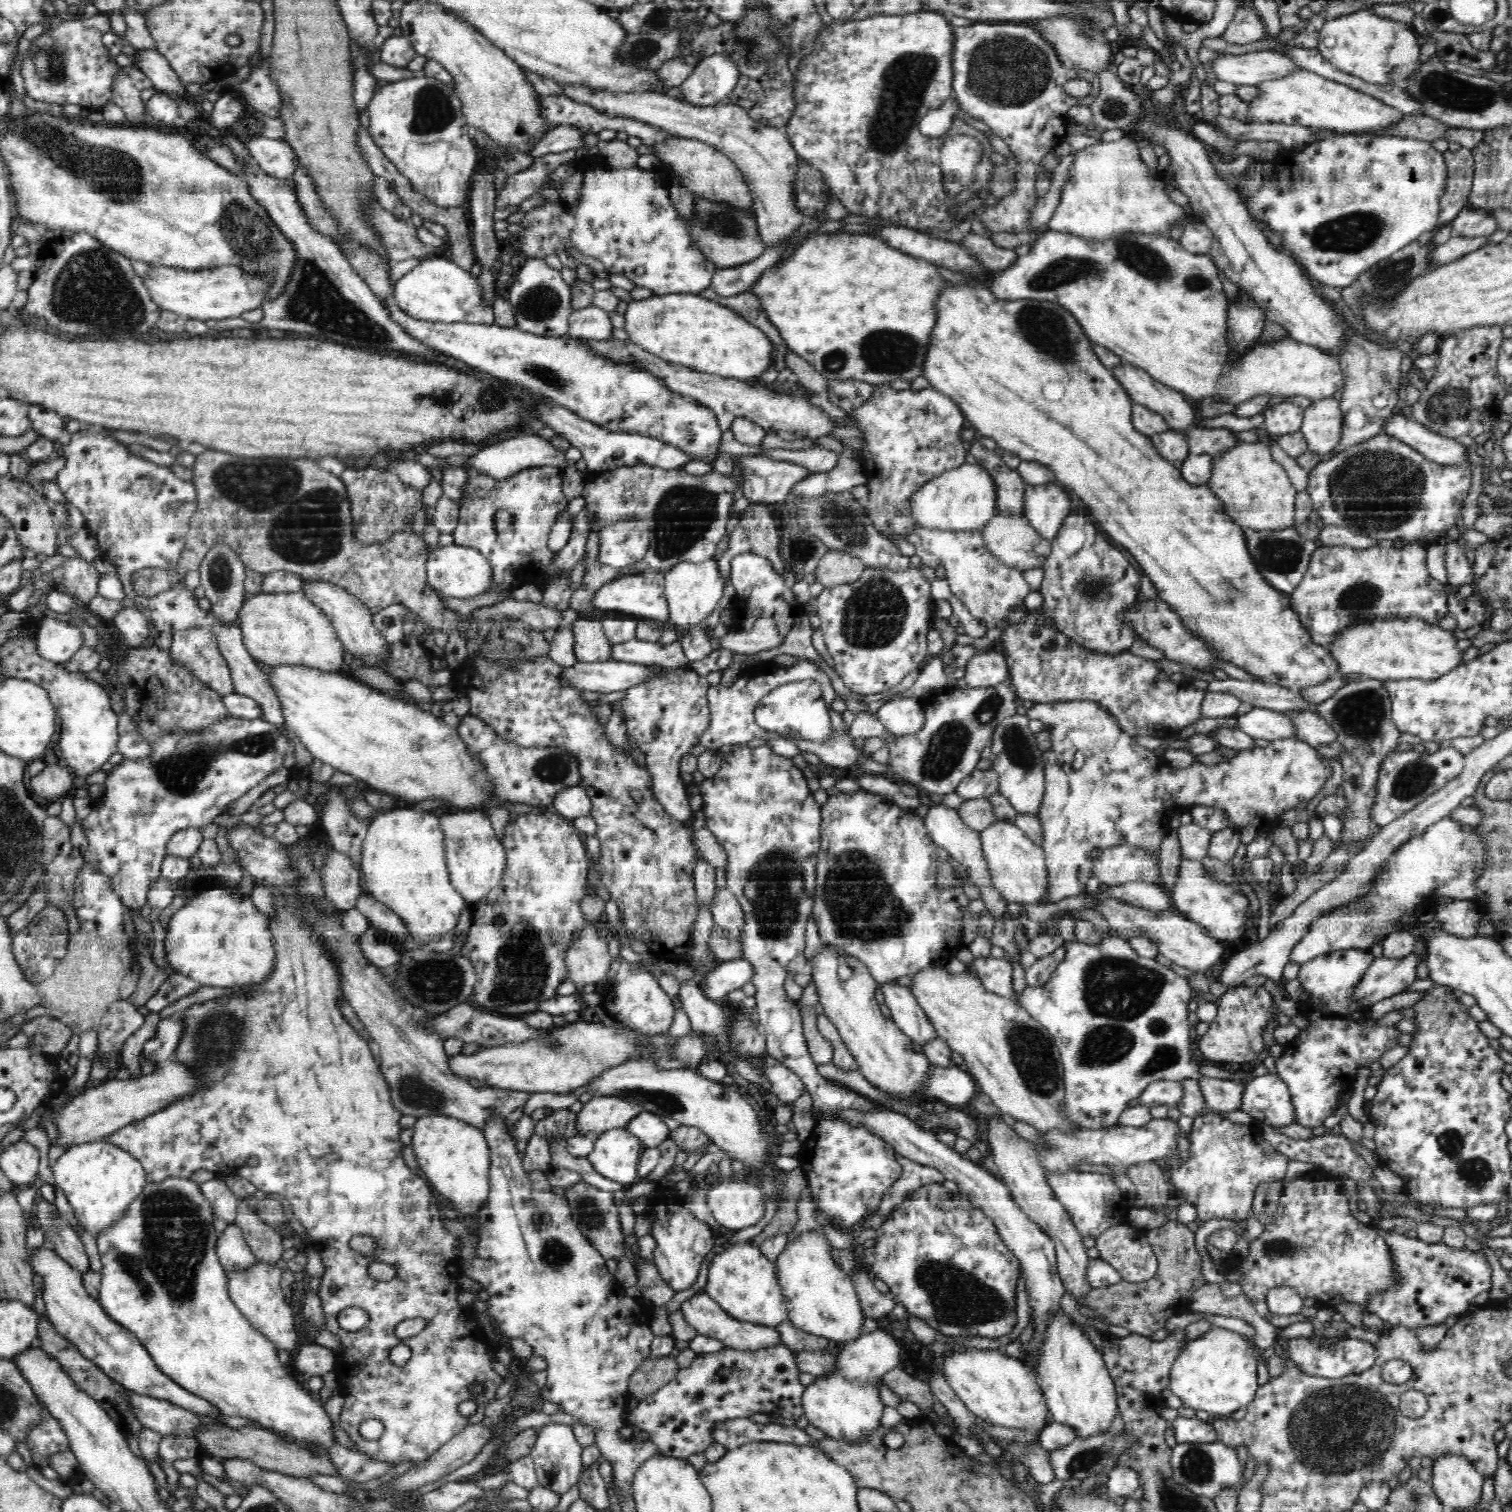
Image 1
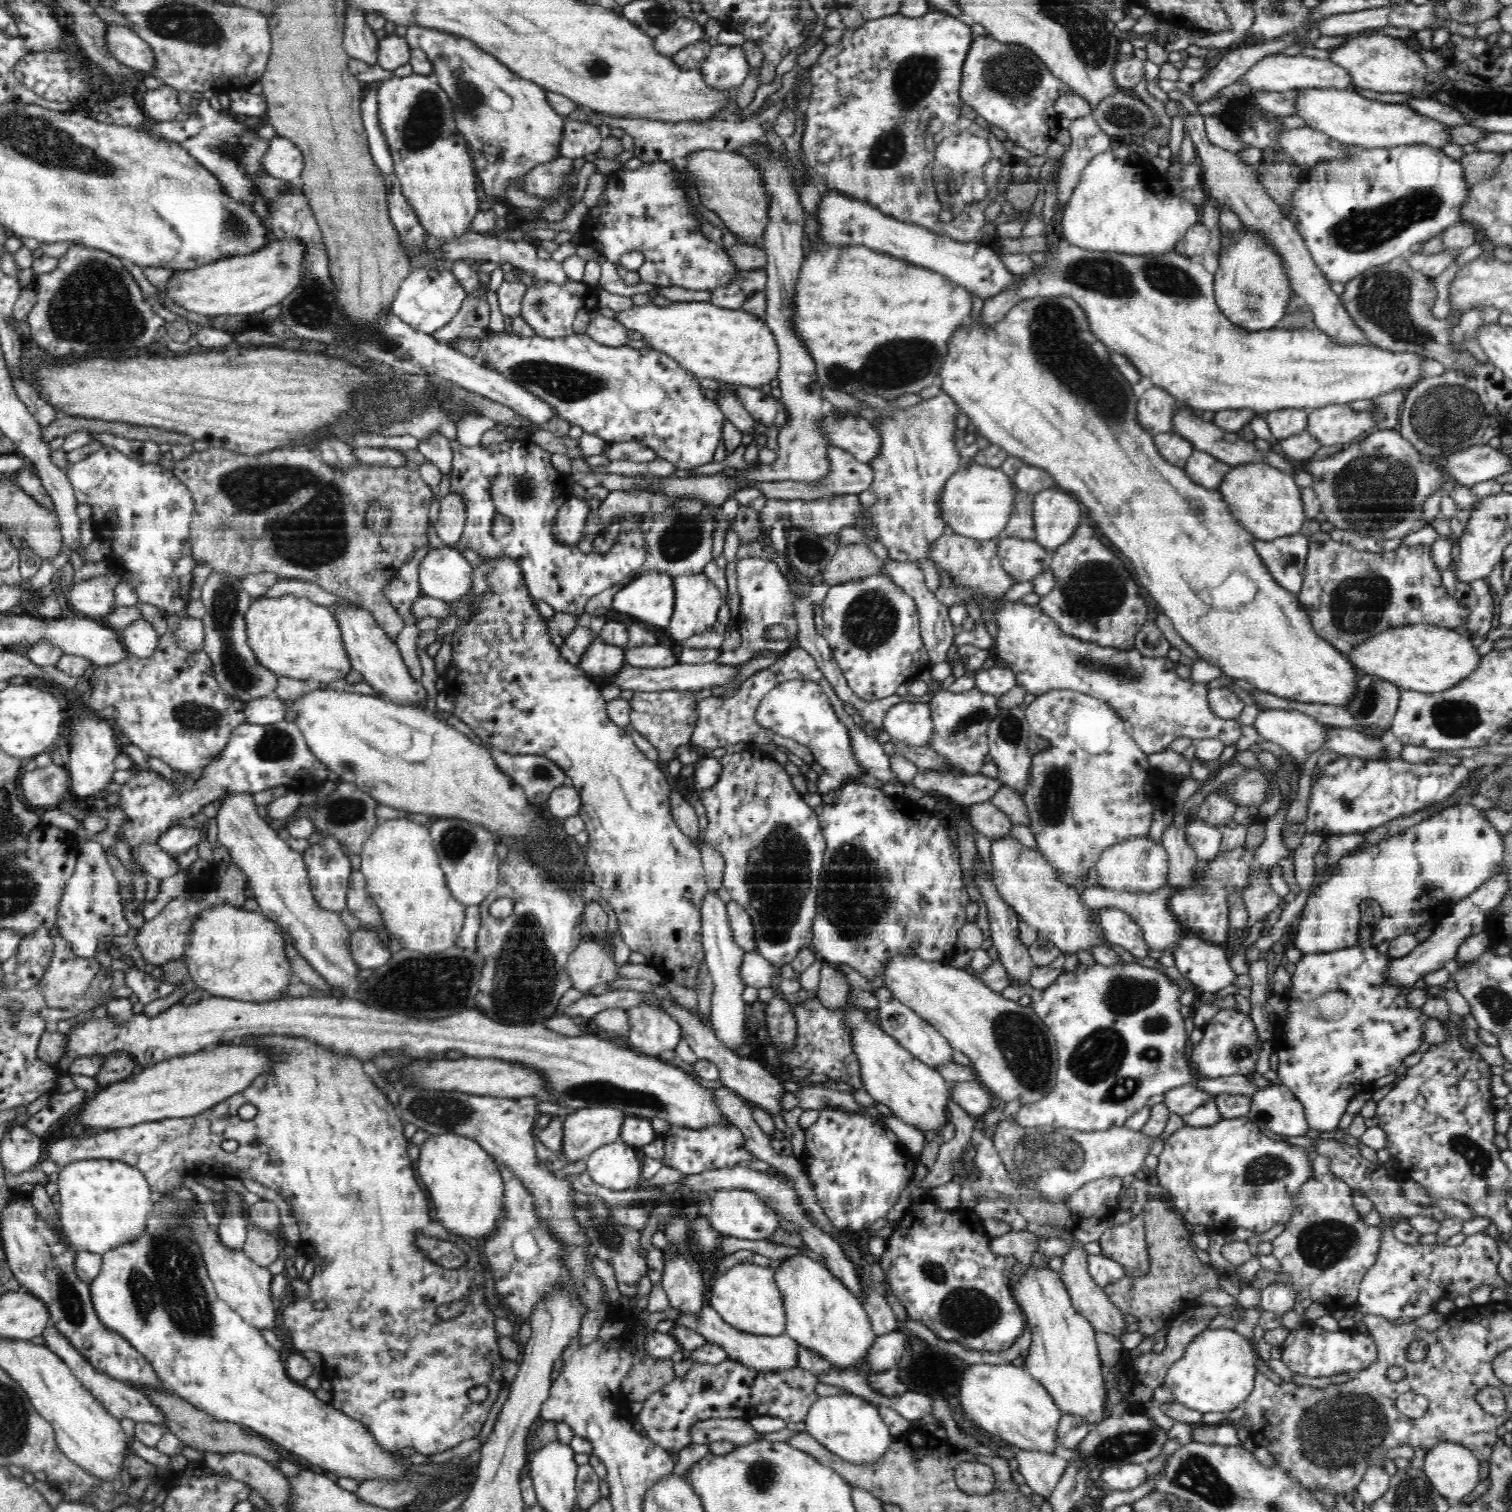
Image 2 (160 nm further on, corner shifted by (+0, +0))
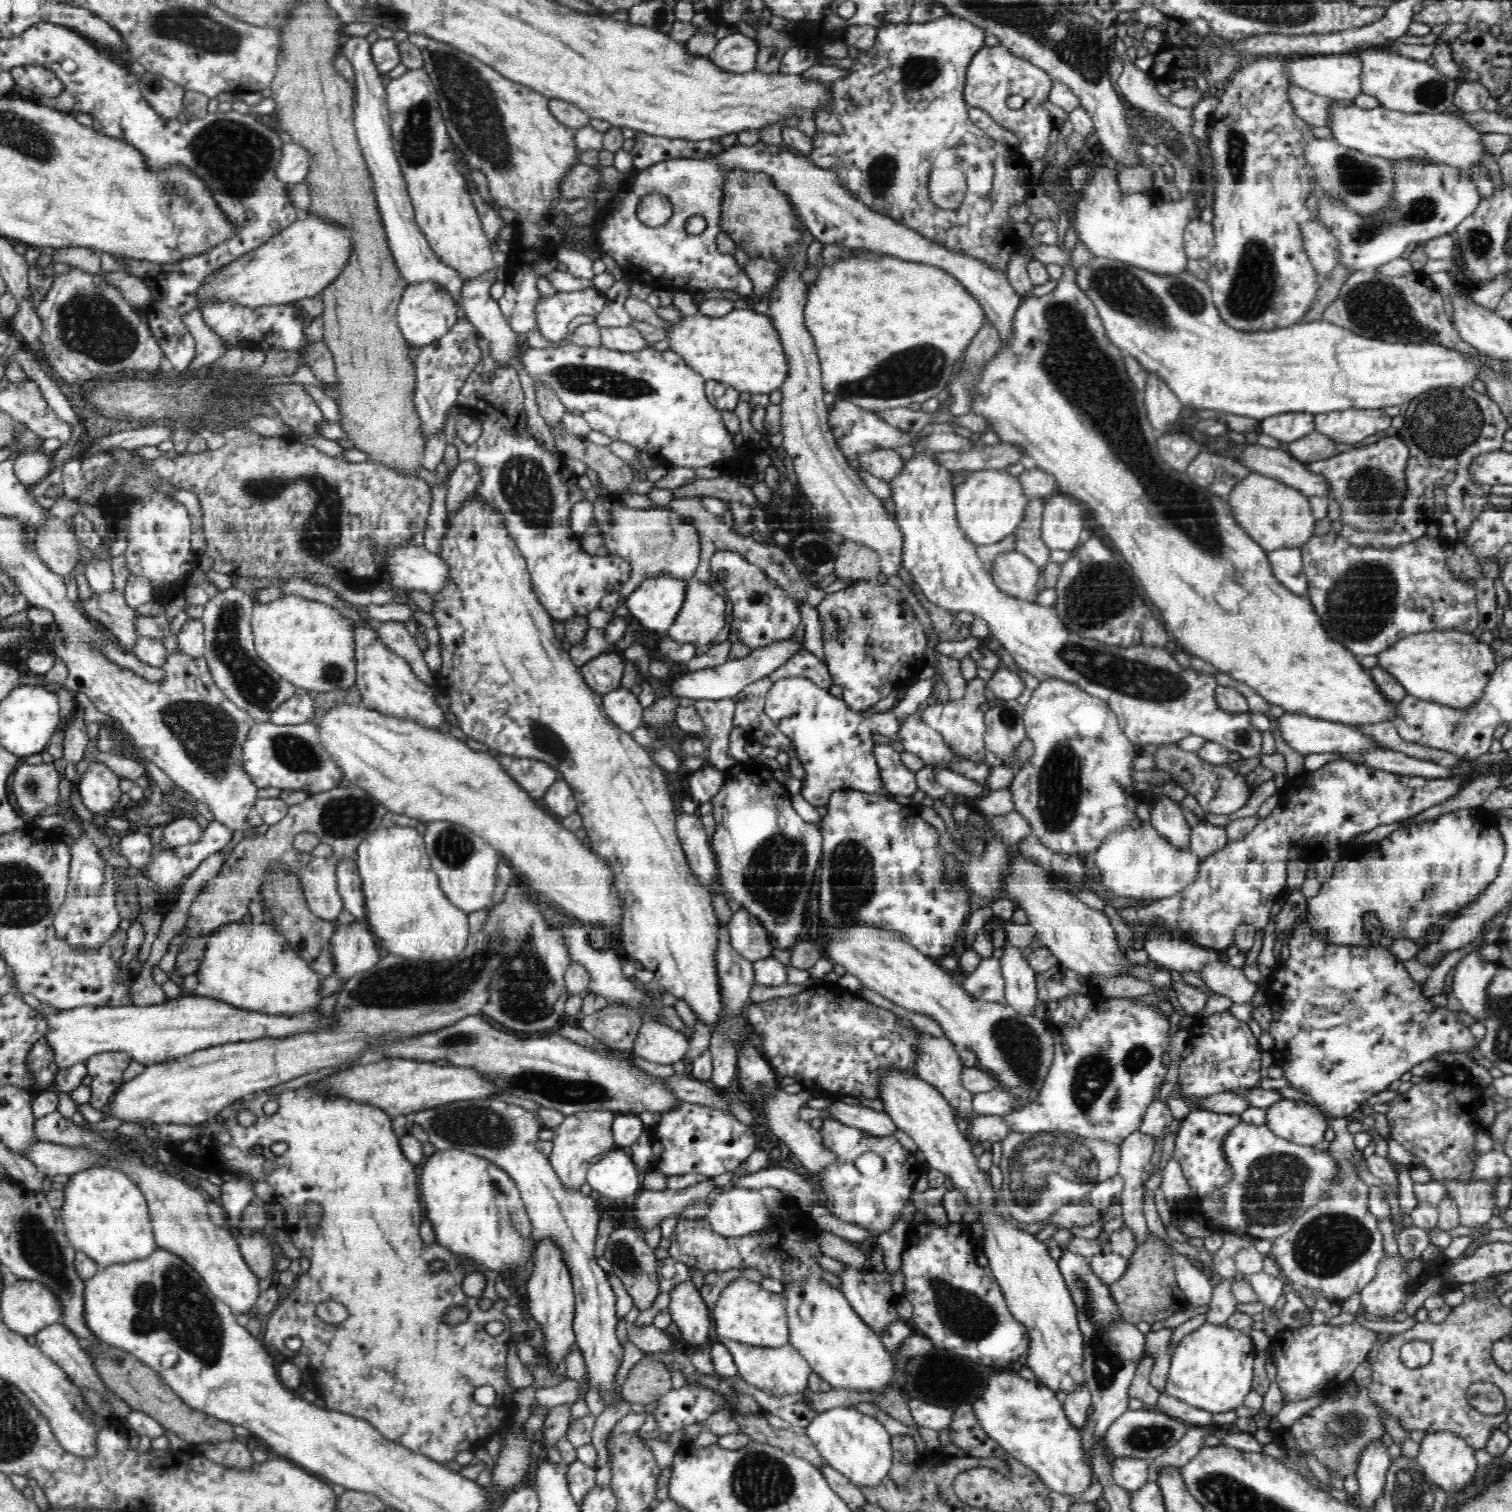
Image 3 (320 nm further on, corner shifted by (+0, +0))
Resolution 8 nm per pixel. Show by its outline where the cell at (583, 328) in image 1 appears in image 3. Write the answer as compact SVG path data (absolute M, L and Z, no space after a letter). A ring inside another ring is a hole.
M634 327L599 328L599 338L602 339L602 346L609 350L619 352L635 352L636 350L651 348L639 330Z

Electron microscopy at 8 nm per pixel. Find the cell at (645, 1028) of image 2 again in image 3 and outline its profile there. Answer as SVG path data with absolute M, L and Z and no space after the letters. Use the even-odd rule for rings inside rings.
M644 1019L634 1040L632 1055L671 1065L680 1062L688 1049L689 1039L684 1033L660 1021Z

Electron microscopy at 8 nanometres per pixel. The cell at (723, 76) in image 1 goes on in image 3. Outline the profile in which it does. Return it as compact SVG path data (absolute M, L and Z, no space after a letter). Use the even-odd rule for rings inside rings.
M736 32L720 39L708 57L719 70L744 75L756 68L759 51L756 40Z

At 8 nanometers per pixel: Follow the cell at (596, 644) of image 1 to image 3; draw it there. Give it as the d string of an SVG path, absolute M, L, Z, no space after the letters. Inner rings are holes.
M600 653L598 656L587 661L586 664L579 668L585 682L591 689L600 693L603 697L608 691L620 686L622 680L622 672L626 659L617 653ZM596 674L608 674L612 678L610 686L600 686L596 680Z

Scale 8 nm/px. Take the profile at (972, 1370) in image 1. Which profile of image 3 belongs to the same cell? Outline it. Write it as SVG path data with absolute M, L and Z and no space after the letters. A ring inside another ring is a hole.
M1012 1372L996 1374L990 1378L986 1392L971 1406L972 1412L980 1426L990 1438L998 1441L1002 1449L1022 1465L1031 1468L1039 1479L1054 1492L1068 1496L1072 1501L1082 1496L1092 1484L1092 1469L1087 1460L1087 1453L1083 1450L1080 1430L1068 1422L1066 1418L1062 1397L1057 1392L1047 1388L1040 1382L1024 1380Z

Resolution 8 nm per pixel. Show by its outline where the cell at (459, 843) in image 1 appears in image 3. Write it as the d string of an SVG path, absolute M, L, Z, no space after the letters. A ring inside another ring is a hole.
M446 820L430 822L423 836L426 853L430 856L434 873L438 874L442 893L468 914L489 908L496 893L495 882L501 853L488 841L478 837L477 833Z

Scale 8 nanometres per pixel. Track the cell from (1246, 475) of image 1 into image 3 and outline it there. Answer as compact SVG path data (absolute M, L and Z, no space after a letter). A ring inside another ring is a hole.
M1248 473L1232 490L1229 504L1237 523L1267 552L1286 546L1301 548L1315 535L1317 519L1314 518L1309 498L1273 477Z

